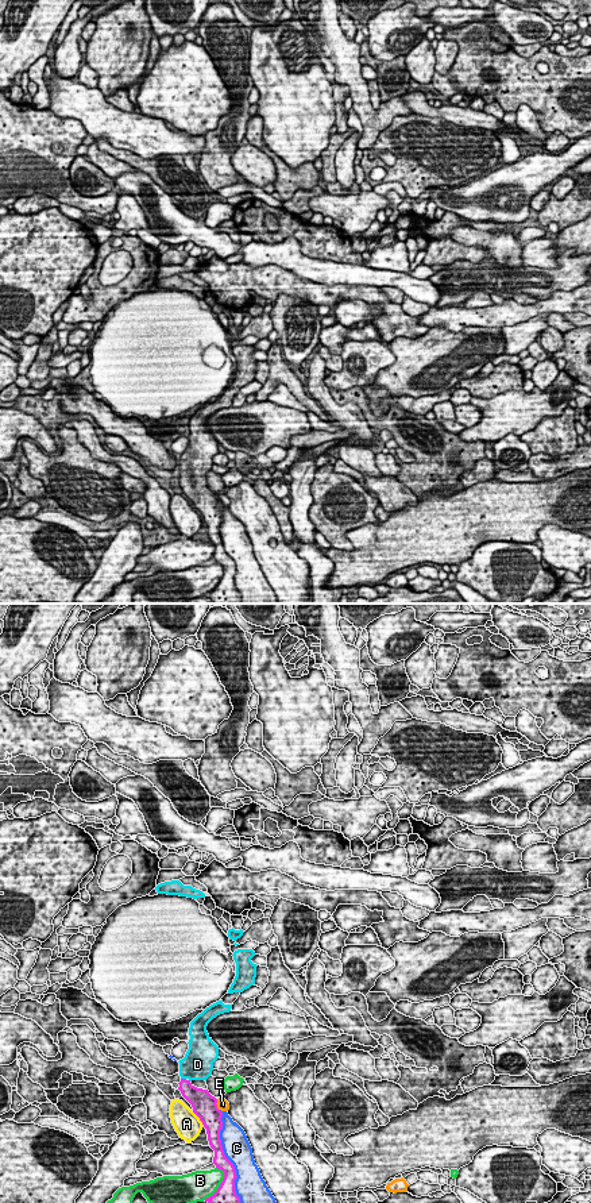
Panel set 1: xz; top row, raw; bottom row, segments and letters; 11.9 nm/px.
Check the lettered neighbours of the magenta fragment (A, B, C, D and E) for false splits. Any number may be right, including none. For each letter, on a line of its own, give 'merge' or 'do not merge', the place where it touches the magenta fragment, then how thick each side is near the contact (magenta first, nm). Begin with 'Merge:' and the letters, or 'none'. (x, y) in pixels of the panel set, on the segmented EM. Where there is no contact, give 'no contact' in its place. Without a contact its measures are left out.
Merge: D
A: do not merge | xz (199, 1117) | 280/320 nm
B: do not merge | xz (220, 1186) | 220/340 nm
C: do not merge | xz (224, 1156) | 160/320 nm
D: merge | xz (184, 1079) | 200/380 nm
E: do not merge | xz (216, 1105) | 280/140 nm

